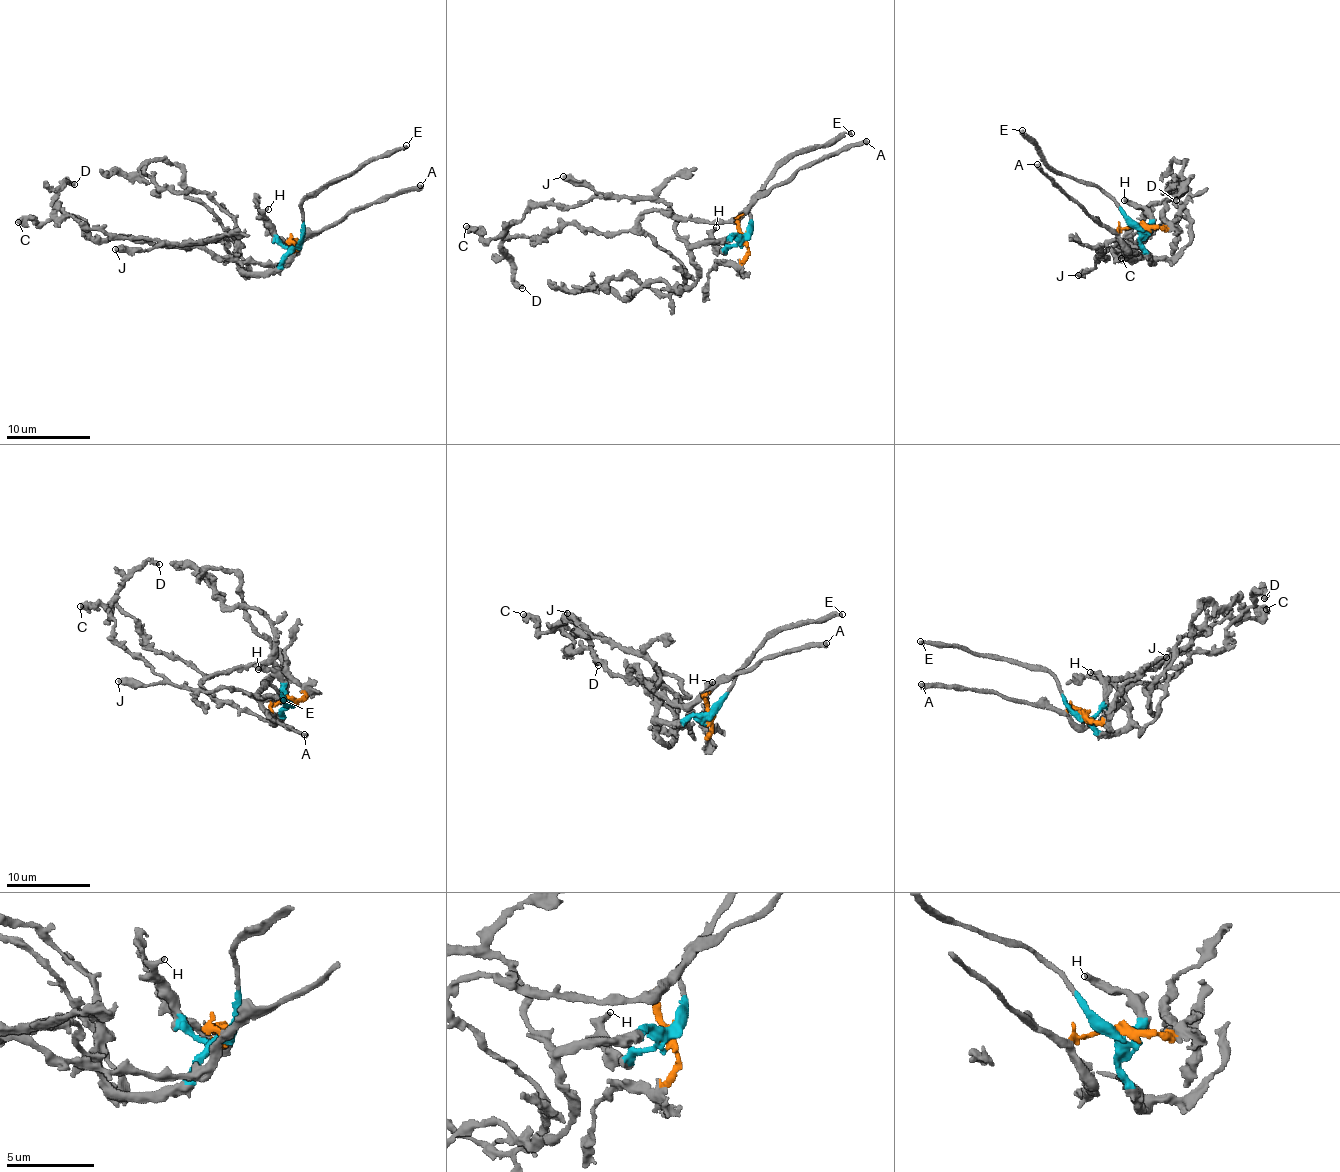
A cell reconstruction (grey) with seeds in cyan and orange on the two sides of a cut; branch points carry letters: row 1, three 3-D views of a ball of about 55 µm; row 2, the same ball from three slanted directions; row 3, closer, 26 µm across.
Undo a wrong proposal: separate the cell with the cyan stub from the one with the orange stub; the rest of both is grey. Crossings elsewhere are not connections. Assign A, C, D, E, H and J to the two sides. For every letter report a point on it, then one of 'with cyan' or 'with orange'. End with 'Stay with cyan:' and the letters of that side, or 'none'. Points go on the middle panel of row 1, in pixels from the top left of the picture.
A: (866, 141) | with orange
C: (466, 226) | with cyan
D: (522, 288) | with orange
E: (851, 133) | with cyan
H: (716, 227) | with cyan
J: (563, 176) | with cyan
Stay with cyan: C, E, H, J

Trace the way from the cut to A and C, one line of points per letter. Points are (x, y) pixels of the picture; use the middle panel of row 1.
A: (744, 238), (738, 219), (757, 200), (800, 170), (867, 141)
C: (744, 238), (690, 244), (677, 234), (673, 213), (663, 202), (627, 197), (532, 206), (493, 238), (465, 226)

